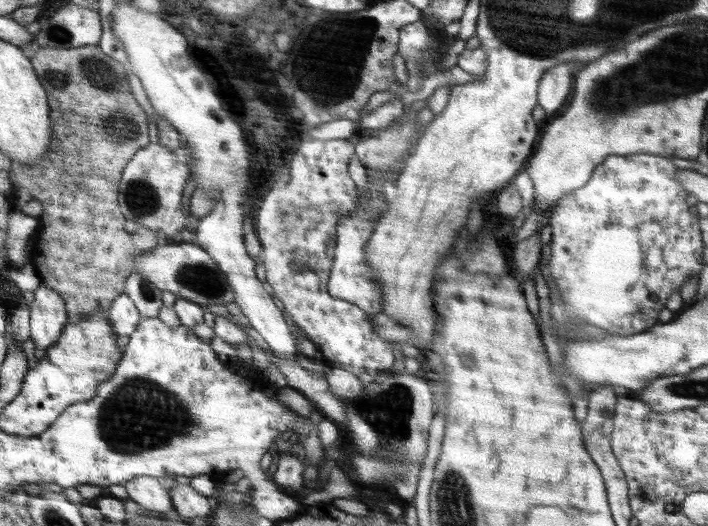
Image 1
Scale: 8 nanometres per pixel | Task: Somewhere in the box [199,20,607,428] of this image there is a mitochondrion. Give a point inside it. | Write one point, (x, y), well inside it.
(346, 90)

